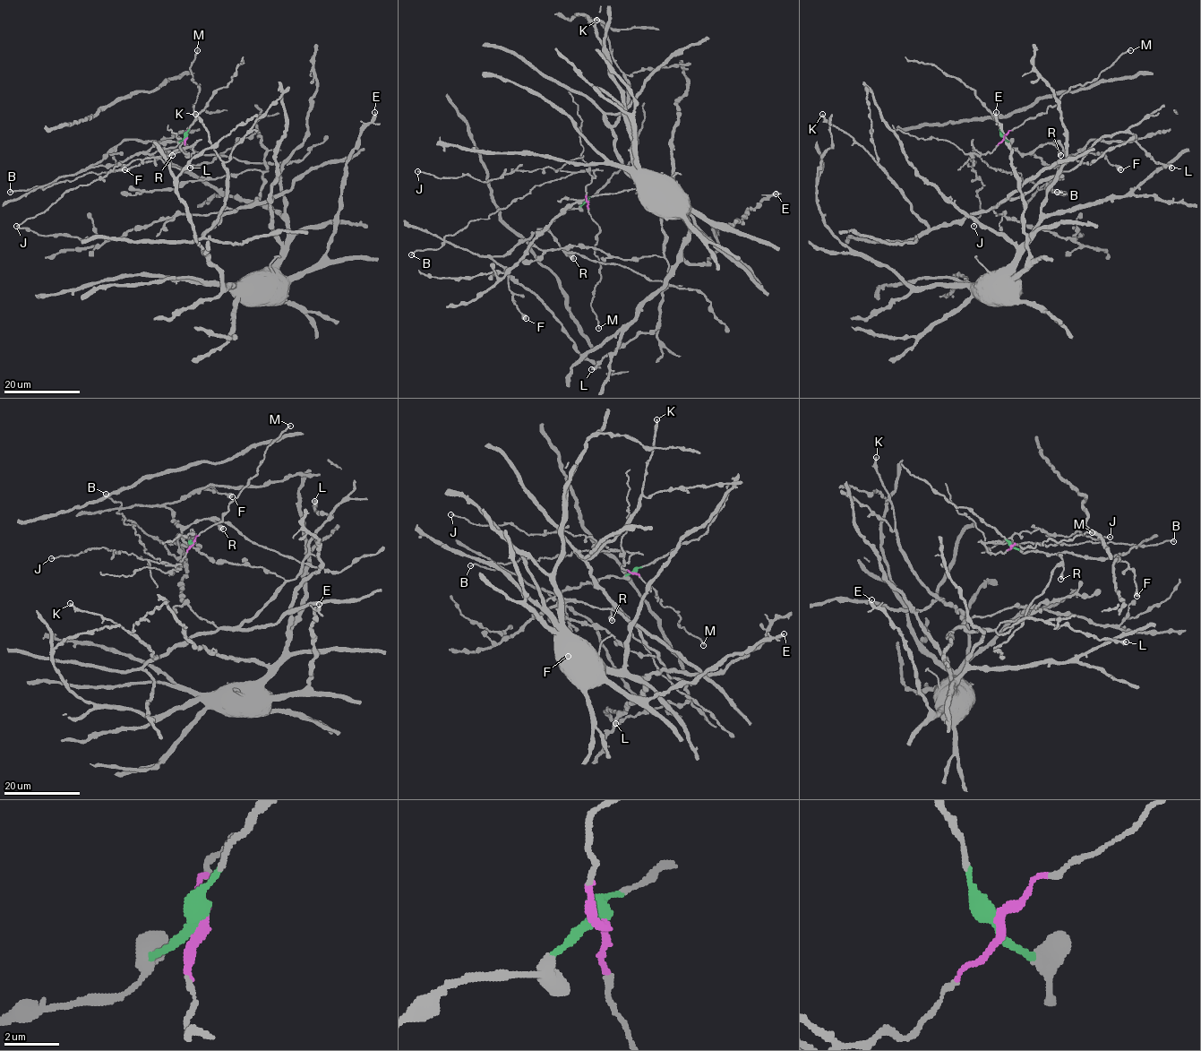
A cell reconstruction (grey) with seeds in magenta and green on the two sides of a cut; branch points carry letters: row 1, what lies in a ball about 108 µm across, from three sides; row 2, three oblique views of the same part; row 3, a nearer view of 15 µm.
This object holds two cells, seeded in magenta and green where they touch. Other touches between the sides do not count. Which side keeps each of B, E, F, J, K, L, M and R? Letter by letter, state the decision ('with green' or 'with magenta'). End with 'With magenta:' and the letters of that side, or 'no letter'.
B: with magenta
E: with green
F: with green
J: with magenta
K: with green
L: with green
M: with magenta
R: with green
With magenta: B, J, M

